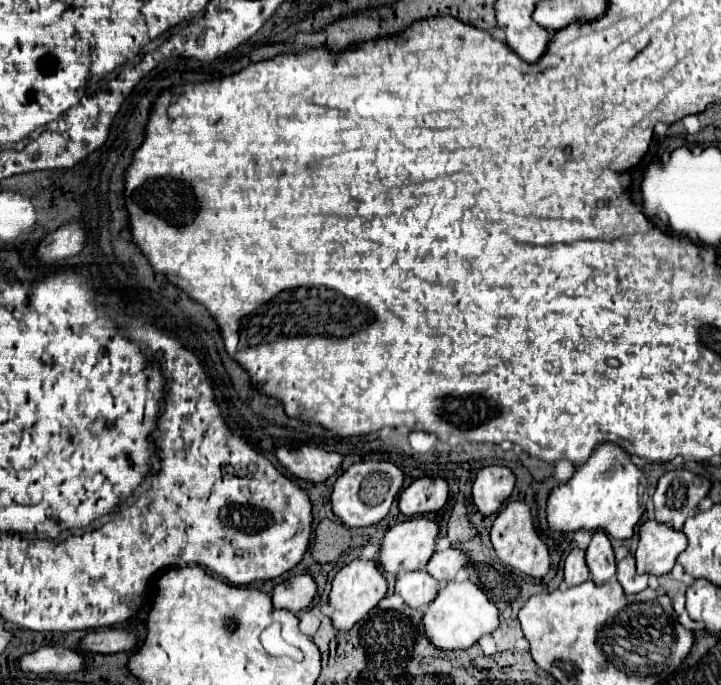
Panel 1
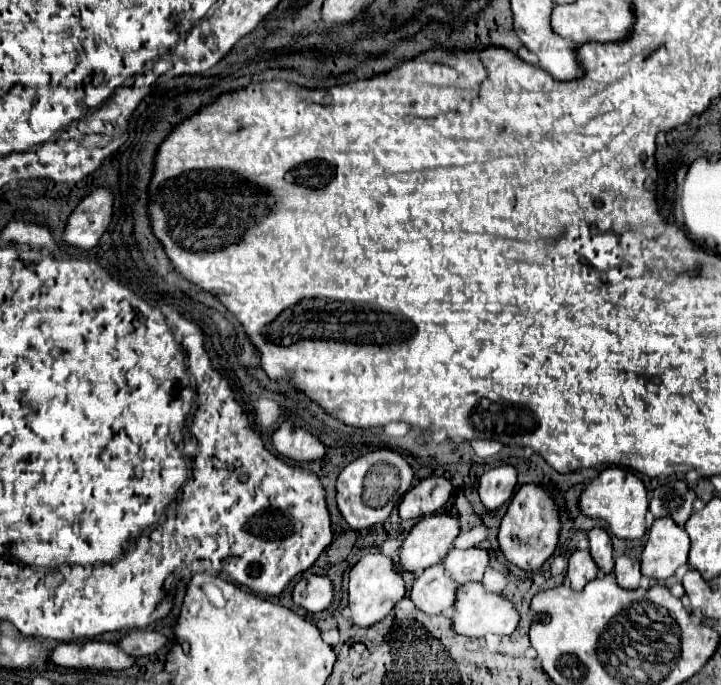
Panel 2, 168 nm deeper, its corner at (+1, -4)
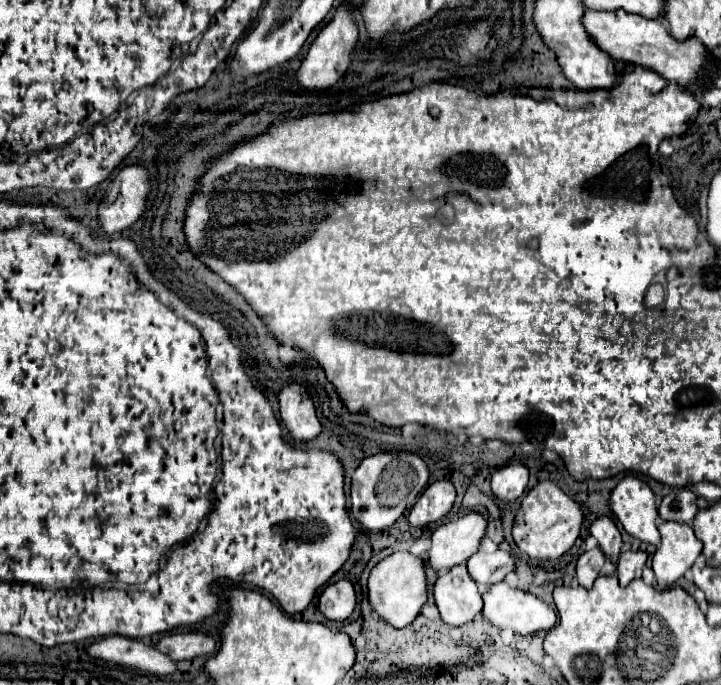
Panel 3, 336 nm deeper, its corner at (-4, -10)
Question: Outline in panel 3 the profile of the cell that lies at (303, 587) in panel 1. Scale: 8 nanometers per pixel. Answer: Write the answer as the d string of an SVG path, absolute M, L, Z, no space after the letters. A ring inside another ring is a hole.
M350 580L328 586L320 596L320 612L328 620L346 620L356 608L356 590Z

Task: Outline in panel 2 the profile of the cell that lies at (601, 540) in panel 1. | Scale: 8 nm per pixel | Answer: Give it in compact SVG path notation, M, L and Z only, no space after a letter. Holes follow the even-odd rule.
M593 528L587 536L591 544L591 556L597 562L599 570L603 574L613 572L613 548L611 548L609 534L603 528Z

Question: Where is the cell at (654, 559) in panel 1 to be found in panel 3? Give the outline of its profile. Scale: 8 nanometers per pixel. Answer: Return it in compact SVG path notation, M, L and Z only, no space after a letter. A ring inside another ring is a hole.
M660 522L662 542L652 558L652 568L660 588L670 588L696 562L702 552L700 540L688 524Z

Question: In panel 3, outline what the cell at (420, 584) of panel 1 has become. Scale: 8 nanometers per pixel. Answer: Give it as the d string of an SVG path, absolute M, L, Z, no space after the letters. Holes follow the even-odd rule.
M466 564L440 574L434 586L434 598L442 620L452 626L462 626L472 620L470 616L482 612L482 596L478 584L468 574Z

